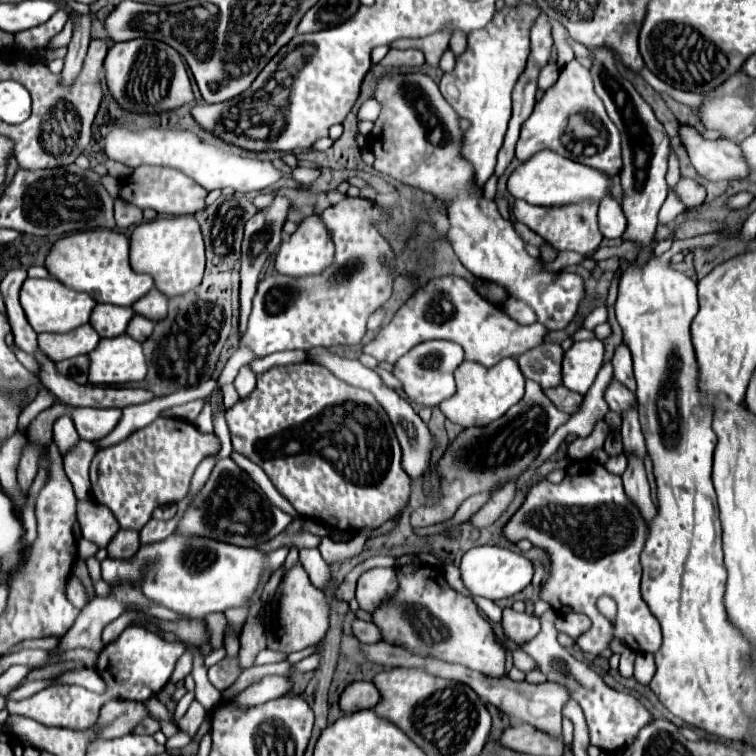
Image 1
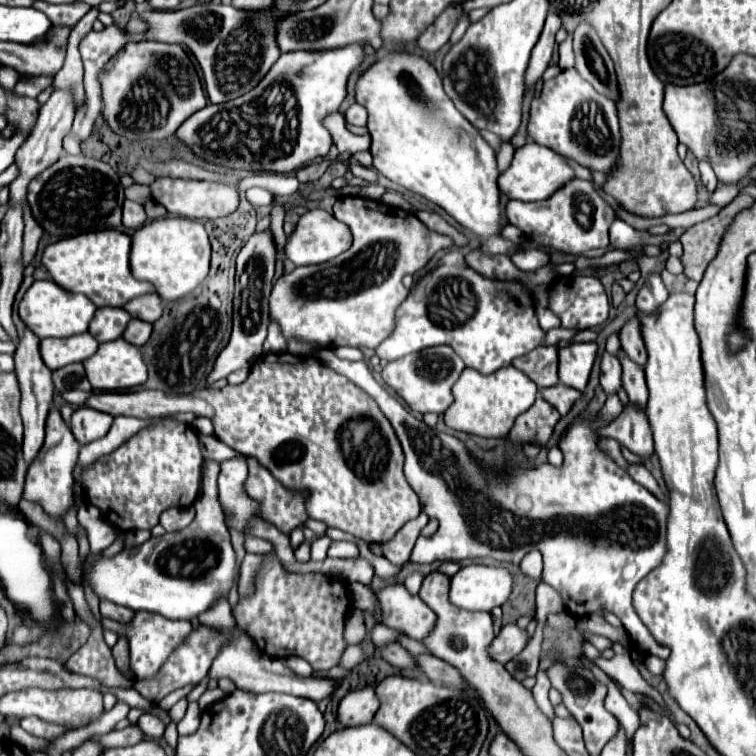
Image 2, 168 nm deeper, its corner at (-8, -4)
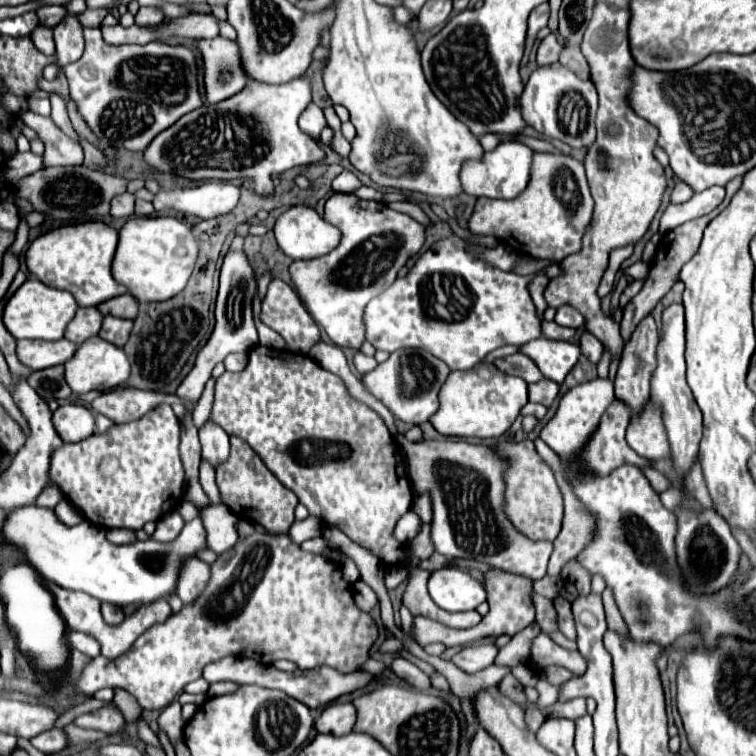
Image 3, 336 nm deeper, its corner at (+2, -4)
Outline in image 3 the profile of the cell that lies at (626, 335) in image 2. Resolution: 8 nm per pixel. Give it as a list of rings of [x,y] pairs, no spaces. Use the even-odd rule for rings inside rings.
[[[742,177],[732,179],[732,181],[726,185],[726,199],[724,199],[722,205],[718,205],[718,209],[714,209],[710,215],[700,217],[700,219],[694,219],[694,221],[688,221],[688,223],[684,223],[684,225],[680,225],[680,227],[676,227],[676,229],[664,233],[662,243],[660,243],[660,249],[658,249],[658,253],[656,253],[656,259],[654,259],[652,265],[650,265],[650,277],[646,279],[642,291],[640,291],[636,297],[632,297],[630,303],[624,307],[624,315],[622,315],[622,321],[620,321],[620,335],[622,335],[624,343],[630,341],[630,335],[632,335],[632,331],[636,329],[636,325],[642,321],[642,317],[648,315],[648,313],[654,309],[654,305],[656,305],[656,303],[668,293],[668,289],[676,283],[678,271],[682,269],[682,265],[688,263],[688,261],[696,255],[696,251],[698,251],[698,247],[700,247],[700,241],[702,241],[702,231],[704,231],[706,225],[712,221],[712,217],[716,217],[716,215],[730,203],[730,199],[732,199],[734,193],[740,189],[740,185],[742,185]]]

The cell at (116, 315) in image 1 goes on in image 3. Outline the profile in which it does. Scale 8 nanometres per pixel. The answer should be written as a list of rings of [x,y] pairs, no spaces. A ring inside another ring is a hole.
[[[80,307],[78,315],[74,315],[74,321],[70,321],[70,327],[66,329],[66,339],[82,345],[86,339],[100,333],[104,315],[98,311],[98,307]]]

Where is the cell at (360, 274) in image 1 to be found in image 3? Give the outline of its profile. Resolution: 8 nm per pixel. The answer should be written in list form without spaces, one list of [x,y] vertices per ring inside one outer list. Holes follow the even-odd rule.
[[[334,193],[326,201],[324,219],[342,231],[340,245],[334,251],[330,251],[318,259],[294,261],[290,265],[290,277],[292,277],[294,289],[296,289],[302,305],[314,317],[314,321],[326,331],[330,341],[338,347],[352,347],[358,351],[364,343],[362,311],[364,311],[366,303],[372,297],[380,295],[388,285],[392,285],[398,271],[408,263],[410,257],[414,257],[422,249],[422,245],[426,241],[426,227],[420,225],[412,217],[386,207],[380,201],[364,201],[364,199],[358,199],[356,195],[344,195],[344,193]]]

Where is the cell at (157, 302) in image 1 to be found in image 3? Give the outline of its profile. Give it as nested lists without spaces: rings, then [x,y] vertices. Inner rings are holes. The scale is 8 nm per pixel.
[[[130,293],[114,297],[106,303],[100,303],[98,309],[102,311],[102,315],[114,315],[114,317],[122,317],[122,319],[136,319],[138,317],[138,301]]]

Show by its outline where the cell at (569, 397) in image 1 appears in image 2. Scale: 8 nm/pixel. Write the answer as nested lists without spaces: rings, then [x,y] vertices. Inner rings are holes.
[[[558,383],[558,385],[554,385],[554,387],[540,389],[540,395],[542,395],[542,399],[546,399],[552,407],[556,407],[560,415],[566,415],[566,413],[570,411],[570,407],[574,405],[574,401],[580,397],[580,391],[564,385],[564,383]]]

